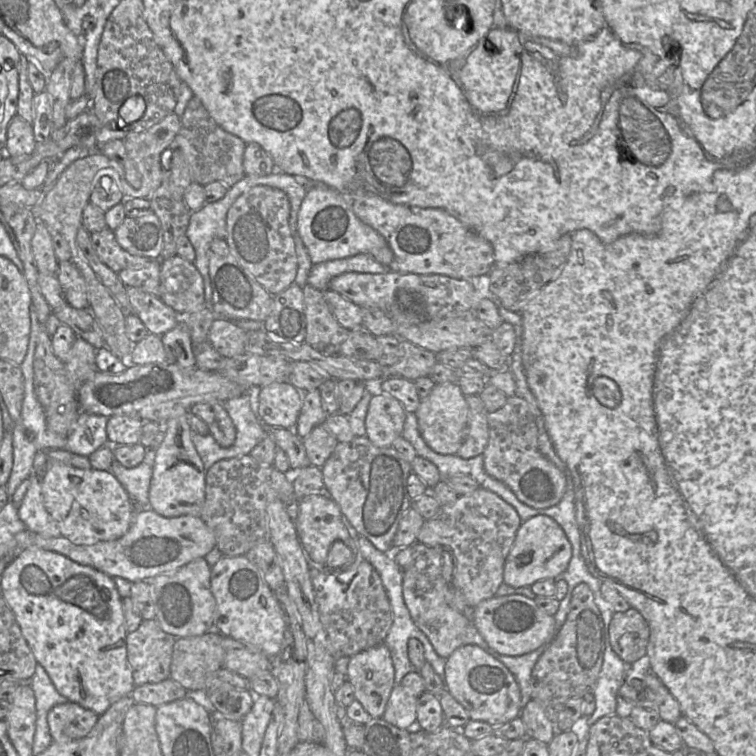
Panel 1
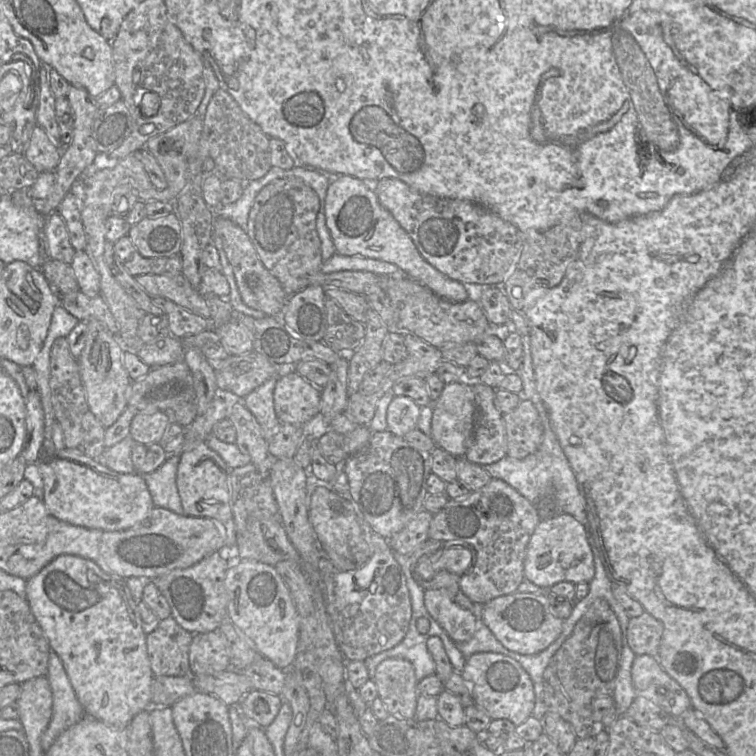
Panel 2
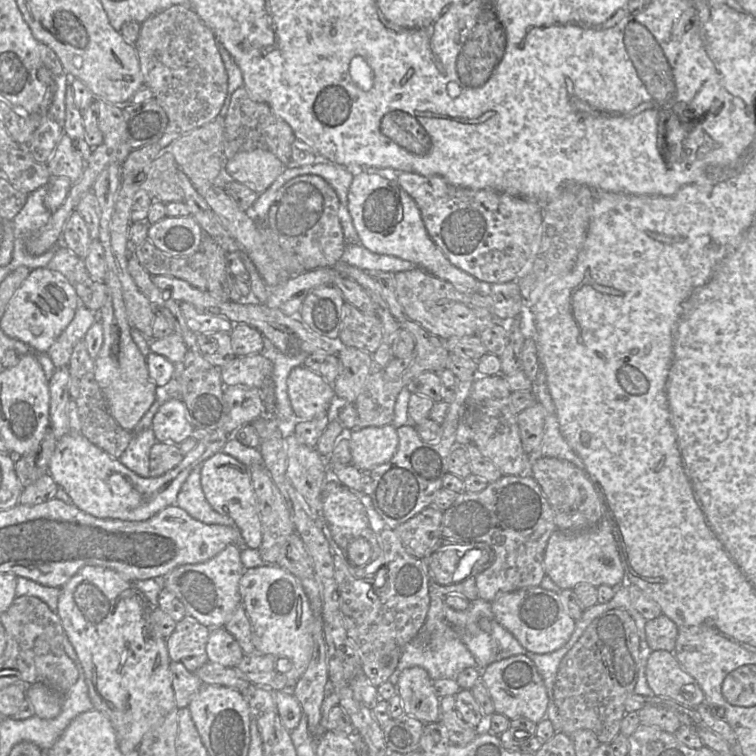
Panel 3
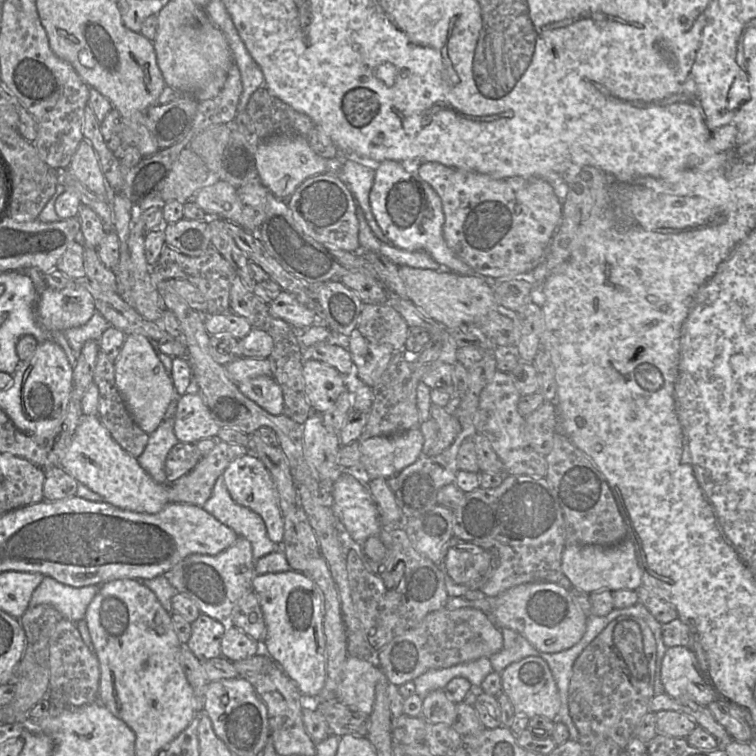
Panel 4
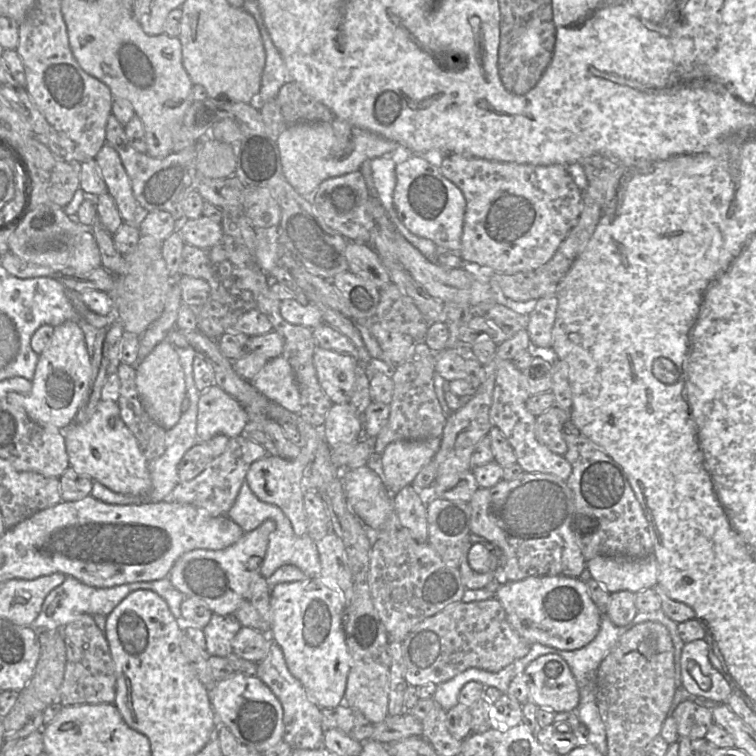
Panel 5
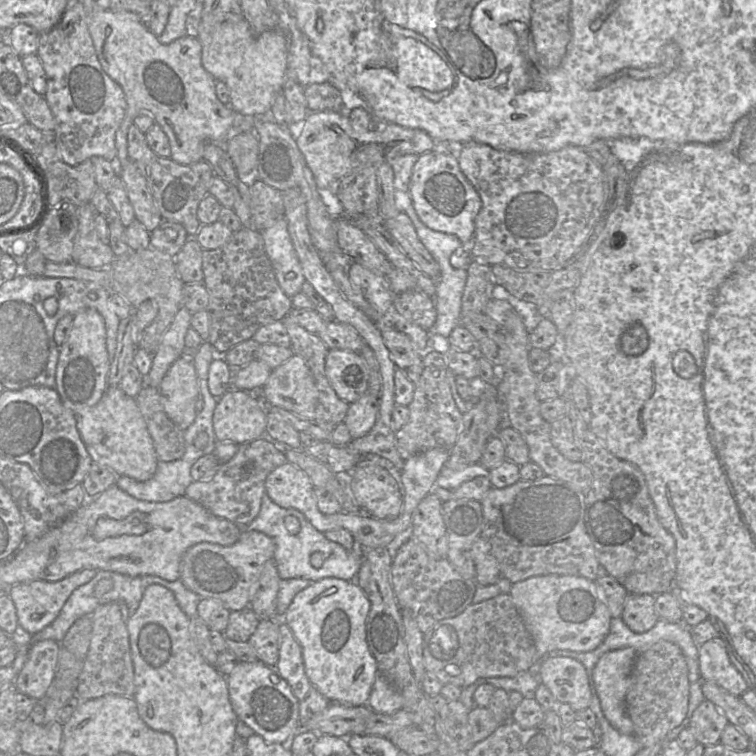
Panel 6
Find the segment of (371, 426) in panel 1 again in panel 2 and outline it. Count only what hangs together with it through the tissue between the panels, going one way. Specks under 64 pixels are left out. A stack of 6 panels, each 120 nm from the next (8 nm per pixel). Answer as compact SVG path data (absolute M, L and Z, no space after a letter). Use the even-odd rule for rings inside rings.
M395 396L390 402L387 412L387 431L403 437L416 428L421 407L405 396Z

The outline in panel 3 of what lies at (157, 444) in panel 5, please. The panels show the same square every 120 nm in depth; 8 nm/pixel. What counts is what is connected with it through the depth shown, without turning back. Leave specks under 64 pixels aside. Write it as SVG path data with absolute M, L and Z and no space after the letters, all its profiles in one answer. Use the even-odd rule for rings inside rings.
M82 341L73 348L67 369L69 371L69 402L75 404L79 417L77 431L72 432L80 433L91 443L118 459L126 450L134 433L123 429L110 414L104 394L95 380L94 358L89 355Z

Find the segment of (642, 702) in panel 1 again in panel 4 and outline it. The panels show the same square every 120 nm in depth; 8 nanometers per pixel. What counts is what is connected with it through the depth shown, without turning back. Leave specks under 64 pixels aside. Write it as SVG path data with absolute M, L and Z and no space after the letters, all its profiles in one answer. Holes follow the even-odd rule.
M687 646L666 650L661 662L661 682L664 692L672 697L688 699L703 706L716 700L713 687L697 670Z

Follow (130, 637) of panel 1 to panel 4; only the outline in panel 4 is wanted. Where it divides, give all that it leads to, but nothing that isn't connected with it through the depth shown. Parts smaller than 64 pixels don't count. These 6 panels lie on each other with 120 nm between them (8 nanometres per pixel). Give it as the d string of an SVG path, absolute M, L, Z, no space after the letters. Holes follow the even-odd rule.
M200 614L191 623L191 637L185 646L200 661L222 657L221 641L226 630L226 623L222 623L205 614Z

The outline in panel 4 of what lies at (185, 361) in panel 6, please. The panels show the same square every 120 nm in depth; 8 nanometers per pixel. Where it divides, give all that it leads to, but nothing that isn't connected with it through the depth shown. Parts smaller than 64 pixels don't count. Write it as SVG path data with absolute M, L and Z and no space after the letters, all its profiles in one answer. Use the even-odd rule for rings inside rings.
M126 335L114 367L116 386L131 417L144 432L151 434L162 423L176 390L150 339L142 335Z

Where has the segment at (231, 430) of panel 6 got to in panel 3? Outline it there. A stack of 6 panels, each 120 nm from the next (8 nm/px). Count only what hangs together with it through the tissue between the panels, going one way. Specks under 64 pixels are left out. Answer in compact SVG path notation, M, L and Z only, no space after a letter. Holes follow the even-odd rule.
M171 398L165 401L155 413L151 429L159 443L179 445L190 438L193 428L187 420L182 400Z

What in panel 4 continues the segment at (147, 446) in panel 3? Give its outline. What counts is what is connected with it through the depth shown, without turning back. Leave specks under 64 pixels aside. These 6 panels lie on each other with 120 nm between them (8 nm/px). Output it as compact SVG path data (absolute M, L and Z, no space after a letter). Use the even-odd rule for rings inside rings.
M174 391L162 423L149 434L144 452L137 457L142 469L158 484L167 483L165 461L170 450L179 442L174 433L174 416L181 396L177 391Z

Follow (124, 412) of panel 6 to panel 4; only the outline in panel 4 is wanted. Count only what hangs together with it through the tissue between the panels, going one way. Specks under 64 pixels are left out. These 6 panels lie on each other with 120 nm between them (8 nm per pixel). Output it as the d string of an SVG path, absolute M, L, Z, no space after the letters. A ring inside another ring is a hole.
M97 415L83 417L67 441L68 444L58 457L58 466L77 480L79 484L99 494L104 502L124 510L146 514L156 514L170 503L169 490L171 484L158 484L154 482L139 465L137 458L128 454L113 440L109 431L102 425Z

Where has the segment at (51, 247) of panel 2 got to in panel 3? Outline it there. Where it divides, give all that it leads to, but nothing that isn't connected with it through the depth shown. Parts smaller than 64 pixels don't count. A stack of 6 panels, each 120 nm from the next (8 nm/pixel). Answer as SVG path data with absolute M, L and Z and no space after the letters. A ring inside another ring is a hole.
M74 212L66 222L56 247L67 248L84 258L93 241L87 223Z

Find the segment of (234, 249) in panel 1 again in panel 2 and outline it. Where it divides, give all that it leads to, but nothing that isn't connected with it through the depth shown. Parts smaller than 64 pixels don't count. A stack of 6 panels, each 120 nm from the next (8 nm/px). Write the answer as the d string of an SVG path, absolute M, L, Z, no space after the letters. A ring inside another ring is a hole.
M296 178L275 180L255 197L244 229L260 260L282 286L320 271L324 260L317 218L322 210L323 202L318 194Z

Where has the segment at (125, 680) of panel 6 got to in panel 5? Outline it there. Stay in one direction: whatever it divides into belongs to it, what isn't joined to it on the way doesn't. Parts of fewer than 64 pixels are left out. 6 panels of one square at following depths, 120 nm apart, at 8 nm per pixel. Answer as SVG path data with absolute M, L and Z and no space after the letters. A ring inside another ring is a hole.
M83 615L62 626L66 642L67 661L60 688L63 706L81 704L113 704L116 696L116 671L110 647L105 636L106 616Z

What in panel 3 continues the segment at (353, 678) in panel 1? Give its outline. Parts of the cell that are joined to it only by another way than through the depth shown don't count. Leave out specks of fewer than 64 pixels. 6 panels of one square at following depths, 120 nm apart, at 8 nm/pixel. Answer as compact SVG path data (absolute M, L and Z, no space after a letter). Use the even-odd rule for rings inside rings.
M409 667L400 670L394 685L406 716L424 724L439 722L442 715L440 697L435 693L433 680L424 669Z

